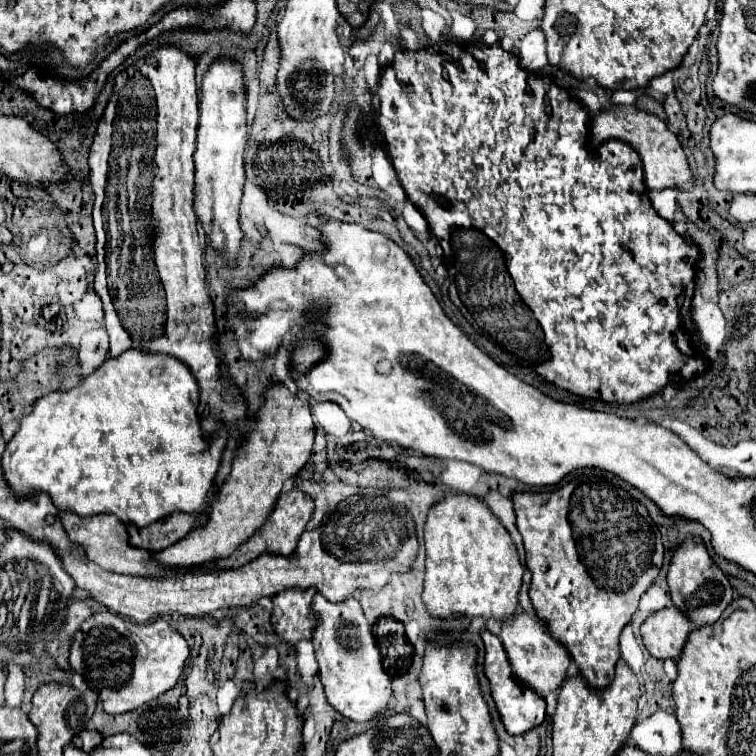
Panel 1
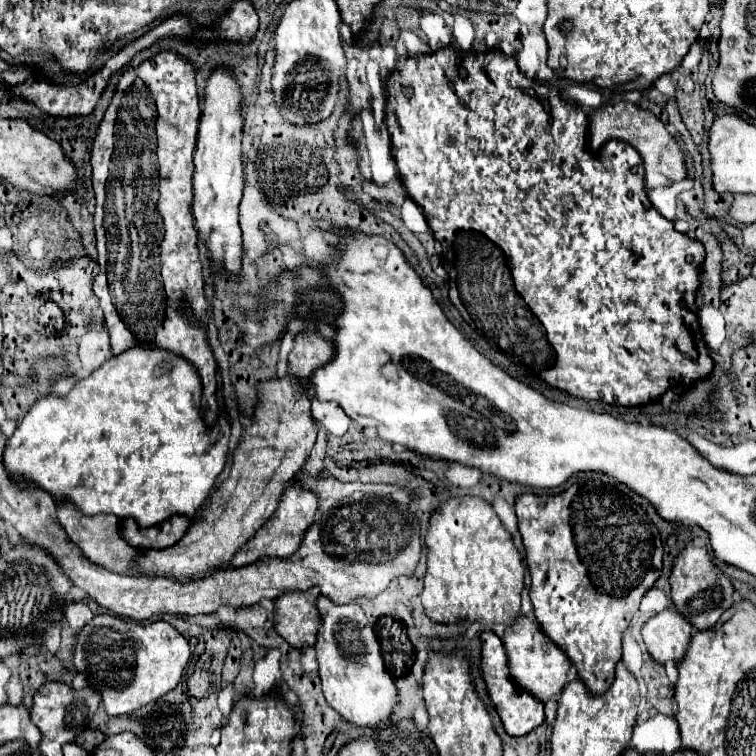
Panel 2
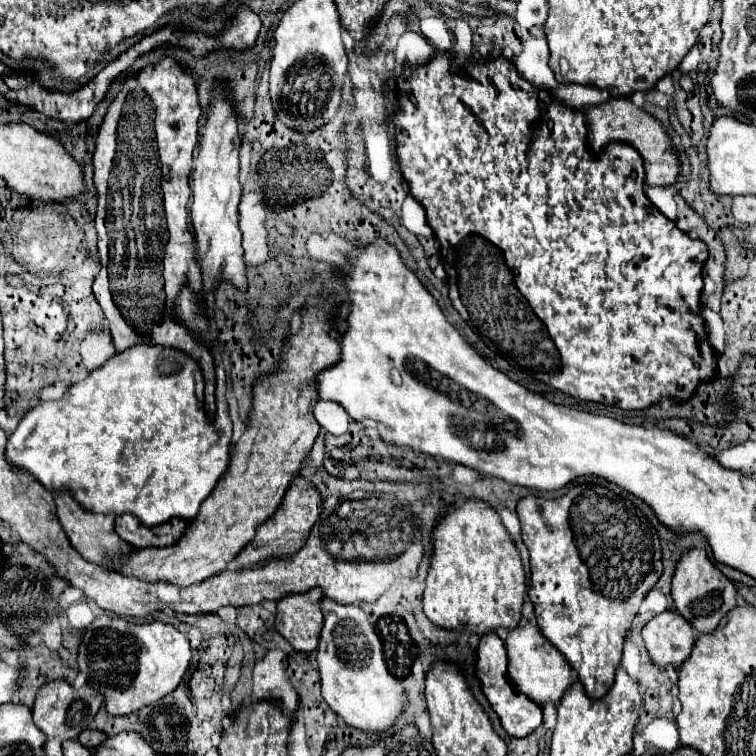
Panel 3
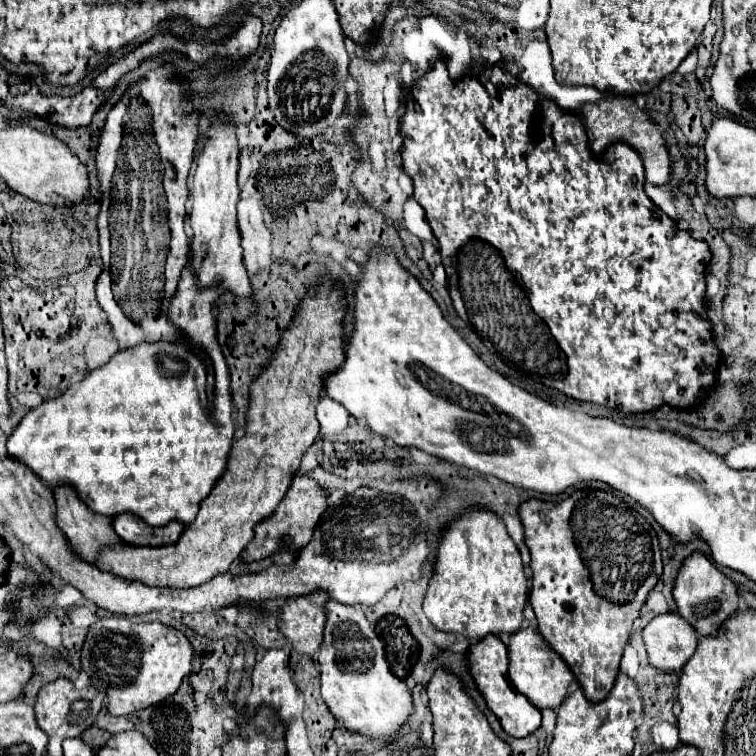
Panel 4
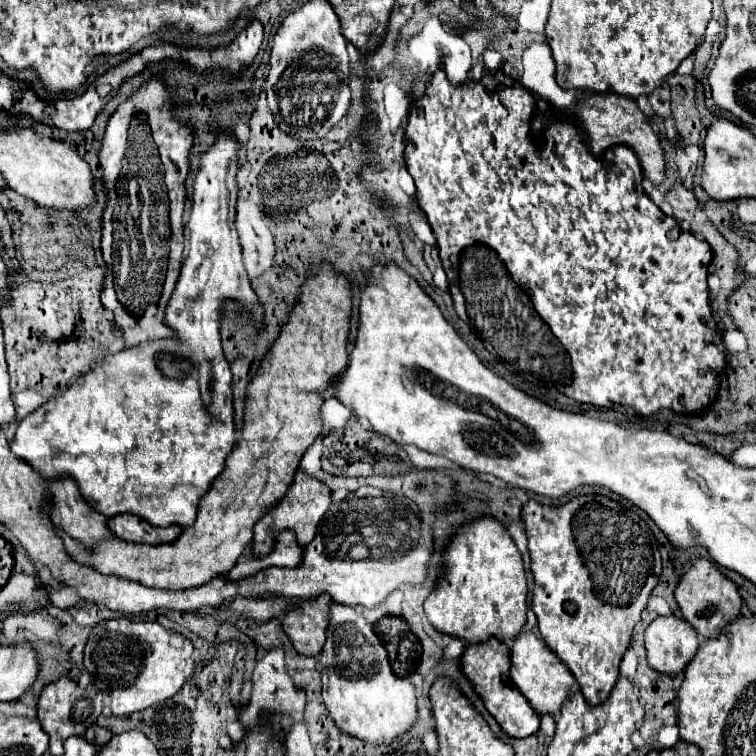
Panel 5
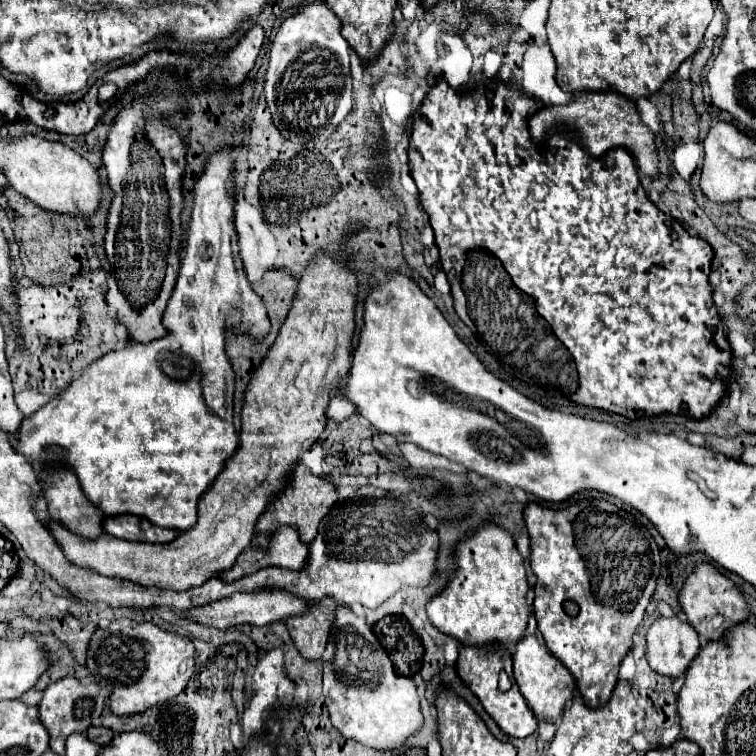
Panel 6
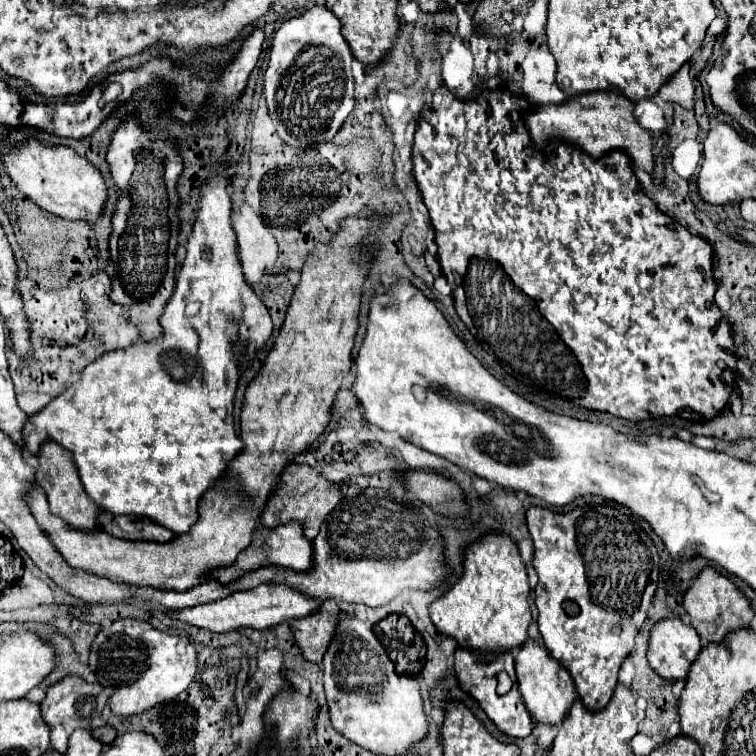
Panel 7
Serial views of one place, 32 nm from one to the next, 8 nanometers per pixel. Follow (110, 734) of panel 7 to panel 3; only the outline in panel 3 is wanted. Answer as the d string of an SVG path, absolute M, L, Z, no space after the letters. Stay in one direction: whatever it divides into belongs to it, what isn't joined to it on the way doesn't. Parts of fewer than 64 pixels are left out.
M88 728L88 730L84 730L84 732L78 736L78 740L80 740L86 748L94 750L94 748L98 748L98 746L106 740L106 734L100 732L100 730L96 730L96 728Z

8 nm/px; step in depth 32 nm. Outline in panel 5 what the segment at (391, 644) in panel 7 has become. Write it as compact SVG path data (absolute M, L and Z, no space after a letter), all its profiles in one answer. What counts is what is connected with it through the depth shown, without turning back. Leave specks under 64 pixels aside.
M386 614L374 622L374 632L388 650L392 668L398 676L414 674L422 662L422 644L410 630L402 614Z

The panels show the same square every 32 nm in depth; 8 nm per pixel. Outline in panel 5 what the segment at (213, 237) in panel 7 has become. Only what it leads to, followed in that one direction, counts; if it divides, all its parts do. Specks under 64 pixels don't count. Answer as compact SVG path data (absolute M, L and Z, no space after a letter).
M220 136L216 140L216 144L204 154L204 160L200 162L200 170L194 182L194 192L192 192L192 214L190 214L190 240L188 240L188 254L184 258L182 270L180 270L180 278L176 284L176 290L168 302L166 308L166 318L164 322L174 330L176 336L172 338L164 338L164 340L152 340L150 344L138 344L132 348L124 348L116 354L108 354L102 362L96 362L90 366L90 370L86 370L66 392L62 392L56 398L50 398L46 404L42 404L38 410L34 410L30 416L26 416L14 434L14 440L10 442L10 450L14 454L18 454L20 458L24 458L32 468L36 468L38 472L42 472L46 478L56 478L58 474L70 474L72 478L76 478L78 488L82 492L82 496L92 502L92 508L96 508L100 514L104 516L116 516L116 514L136 514L144 520L148 520L154 526L172 526L178 524L180 528L192 526L196 520L196 510L198 510L198 502L200 498L206 494L208 486L214 482L214 478L224 470L224 460L226 456L232 452L234 444L236 444L236 432L234 432L234 422L232 422L232 372L230 372L230 364L224 358L222 352L222 340L220 340L220 320L224 316L224 304L226 302L238 302L242 304L242 310L246 312L246 318L252 322L252 326L256 330L264 328L264 308L256 296L256 292L250 286L250 280L246 276L244 264L242 264L242 252L240 252L240 242L238 242L238 230L236 230L236 170L238 170L238 142L234 140L234 136Z

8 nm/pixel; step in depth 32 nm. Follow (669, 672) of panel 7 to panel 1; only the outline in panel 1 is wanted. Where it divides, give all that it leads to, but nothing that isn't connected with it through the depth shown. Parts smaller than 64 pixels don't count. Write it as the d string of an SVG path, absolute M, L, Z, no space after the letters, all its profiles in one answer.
M664 608L652 614L640 628L646 650L658 660L678 660L688 634L692 632L690 620L676 612L676 608Z

